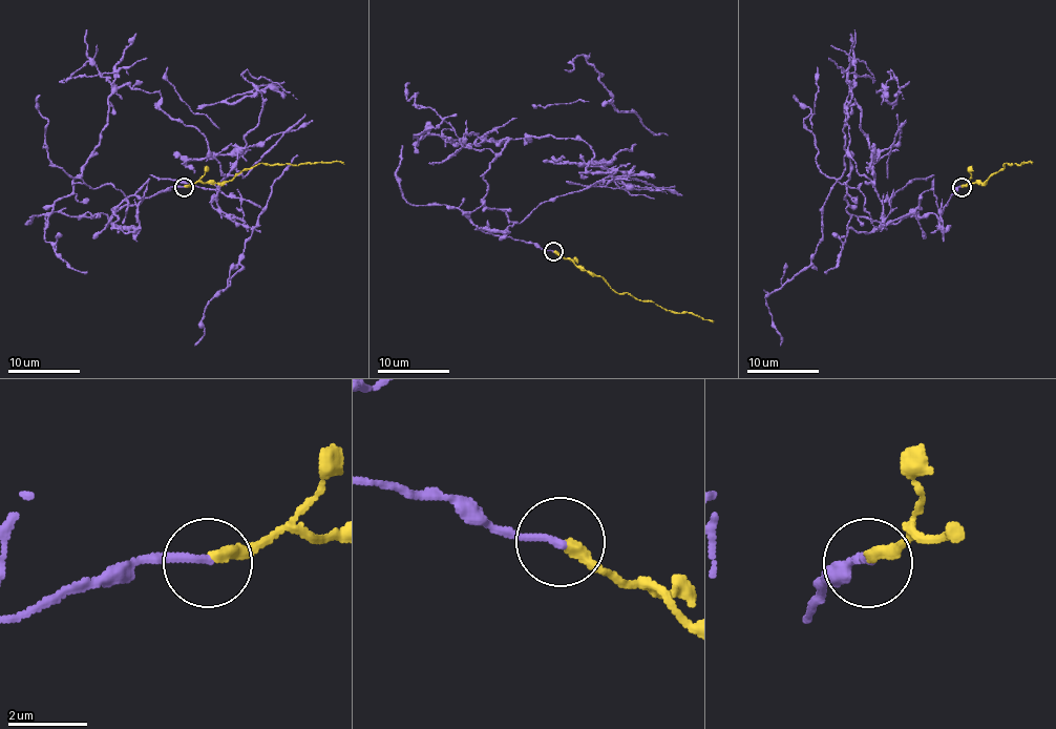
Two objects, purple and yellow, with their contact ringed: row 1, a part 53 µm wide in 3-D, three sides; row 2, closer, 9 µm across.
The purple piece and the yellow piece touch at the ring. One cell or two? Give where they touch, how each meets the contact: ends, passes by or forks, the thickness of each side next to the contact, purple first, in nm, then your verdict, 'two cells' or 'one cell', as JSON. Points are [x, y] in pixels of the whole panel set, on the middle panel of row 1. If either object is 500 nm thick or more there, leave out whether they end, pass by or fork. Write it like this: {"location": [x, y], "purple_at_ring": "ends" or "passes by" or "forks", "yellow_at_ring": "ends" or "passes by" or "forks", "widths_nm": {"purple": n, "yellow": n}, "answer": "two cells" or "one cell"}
{"location": [553, 251], "purple_at_ring": "ends", "yellow_at_ring": "ends", "widths_nm": {"purple": 190, "yellow": 320}, "answer": "two cells"}

